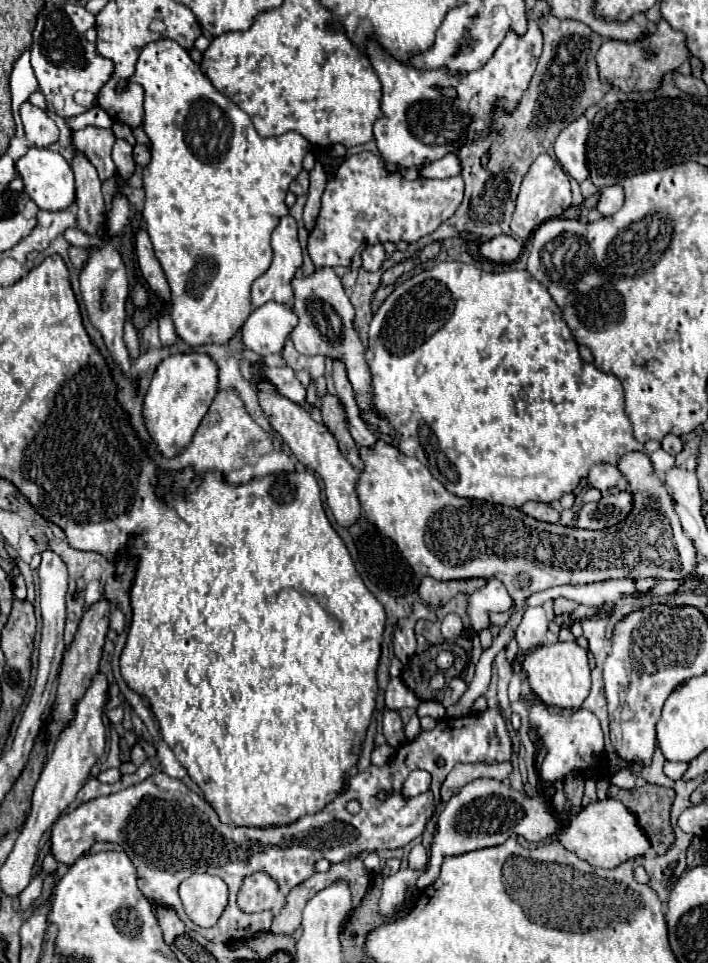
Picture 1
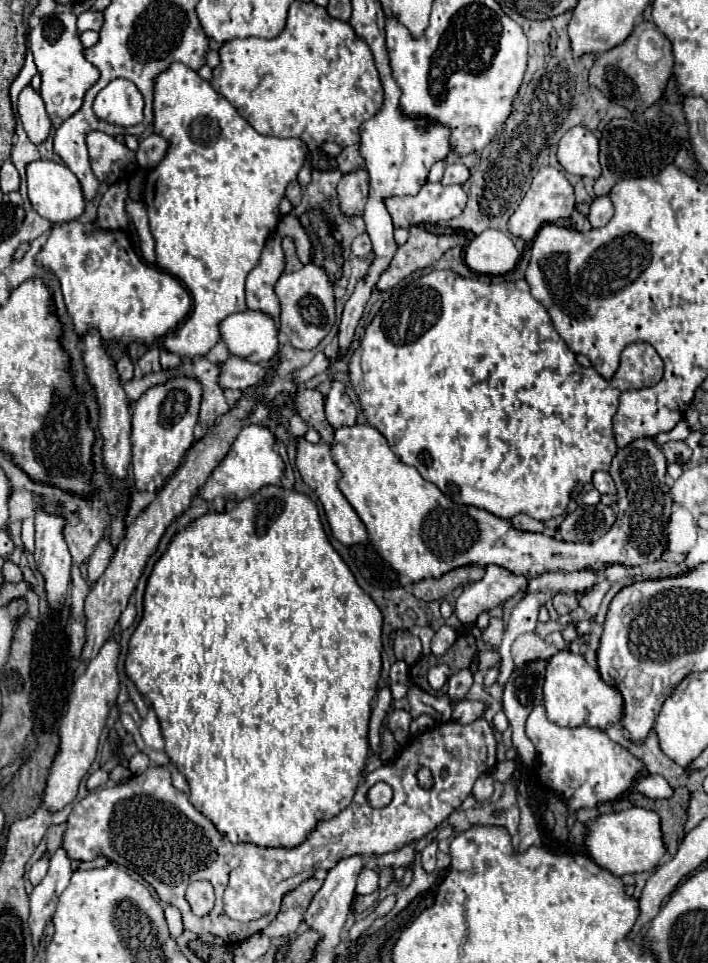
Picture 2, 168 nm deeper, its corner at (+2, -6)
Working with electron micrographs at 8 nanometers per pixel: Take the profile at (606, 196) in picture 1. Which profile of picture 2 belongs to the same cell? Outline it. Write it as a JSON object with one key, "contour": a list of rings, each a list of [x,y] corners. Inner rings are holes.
{"contour":[[[605,195],[605,197],[597,197],[593,203],[591,203],[591,211],[587,215],[591,227],[603,227],[609,223],[609,219],[613,217],[613,203],[611,199]]]}

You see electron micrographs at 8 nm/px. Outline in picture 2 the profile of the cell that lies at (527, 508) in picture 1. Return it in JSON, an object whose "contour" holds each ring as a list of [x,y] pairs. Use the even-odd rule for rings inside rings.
{"contour":[[[515,515],[513,519],[511,519],[511,525],[515,527],[515,529],[519,529],[519,531],[531,531],[531,533],[541,533],[545,527],[543,527],[543,523],[541,521],[537,521],[537,519],[533,519],[533,517],[529,517],[529,515]]]}

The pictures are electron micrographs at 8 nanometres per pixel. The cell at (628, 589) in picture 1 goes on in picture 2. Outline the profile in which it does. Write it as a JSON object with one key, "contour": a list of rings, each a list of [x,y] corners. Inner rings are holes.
{"contour":[[[487,565],[483,579],[465,587],[455,605],[455,615],[461,623],[475,623],[481,611],[505,603],[517,591],[527,589],[527,579],[507,573],[501,565]]]}

